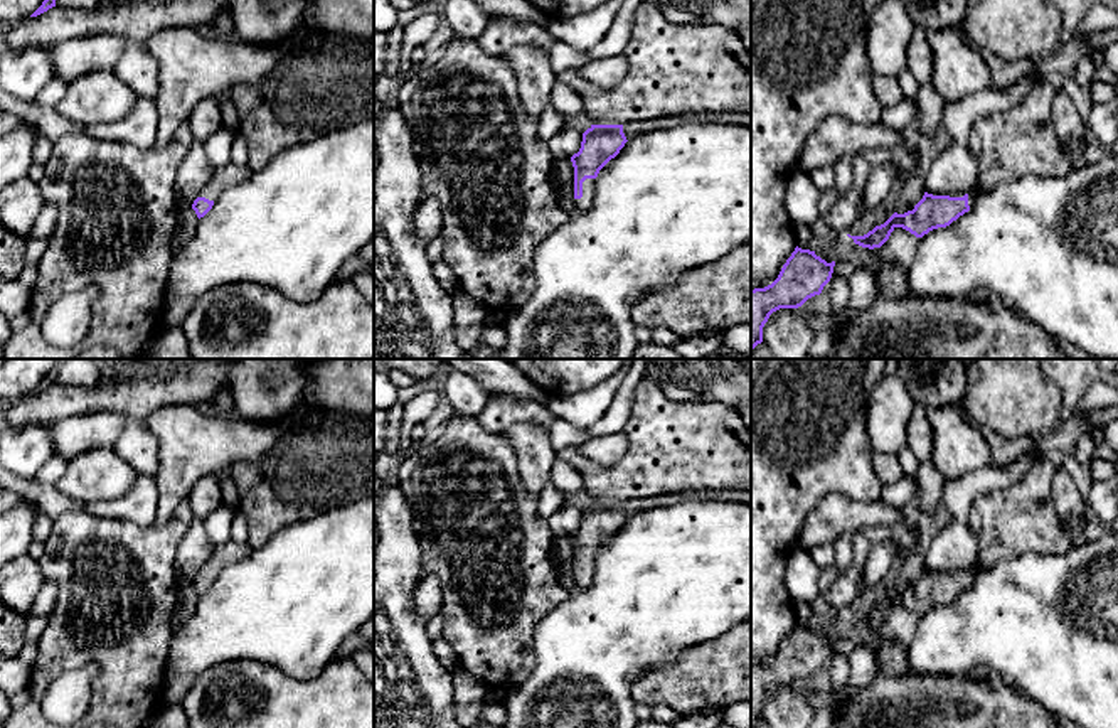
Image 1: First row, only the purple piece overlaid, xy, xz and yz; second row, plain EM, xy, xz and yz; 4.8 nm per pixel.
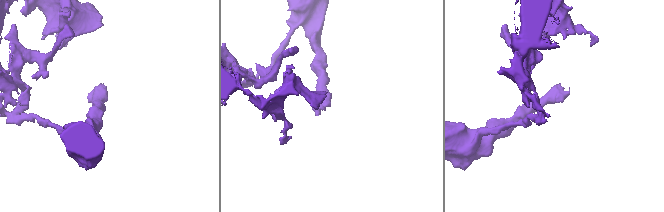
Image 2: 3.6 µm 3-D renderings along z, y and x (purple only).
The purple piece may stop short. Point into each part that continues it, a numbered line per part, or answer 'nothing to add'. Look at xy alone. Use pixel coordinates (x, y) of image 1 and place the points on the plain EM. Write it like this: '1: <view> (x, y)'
1: xy (229, 551)

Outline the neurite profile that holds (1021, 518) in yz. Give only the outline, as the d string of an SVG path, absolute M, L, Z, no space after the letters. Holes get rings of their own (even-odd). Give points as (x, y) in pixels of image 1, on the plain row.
M1044 453L1024 479L973 499L968 526L983 571L1020 553L1062 554L1073 546L1051 500L1056 458Z

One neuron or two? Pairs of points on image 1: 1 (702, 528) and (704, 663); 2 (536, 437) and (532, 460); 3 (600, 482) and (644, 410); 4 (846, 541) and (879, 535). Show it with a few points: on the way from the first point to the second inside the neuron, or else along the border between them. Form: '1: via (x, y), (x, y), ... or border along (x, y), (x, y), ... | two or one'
1: border along (733, 626), (713, 639), (681, 649), (669, 661) | two
2: via (534, 442), (534, 455) | one
3: via (620, 474), (644, 450), (644, 430) | one
4: border along (852, 533), (852, 560), (839, 575) | two

